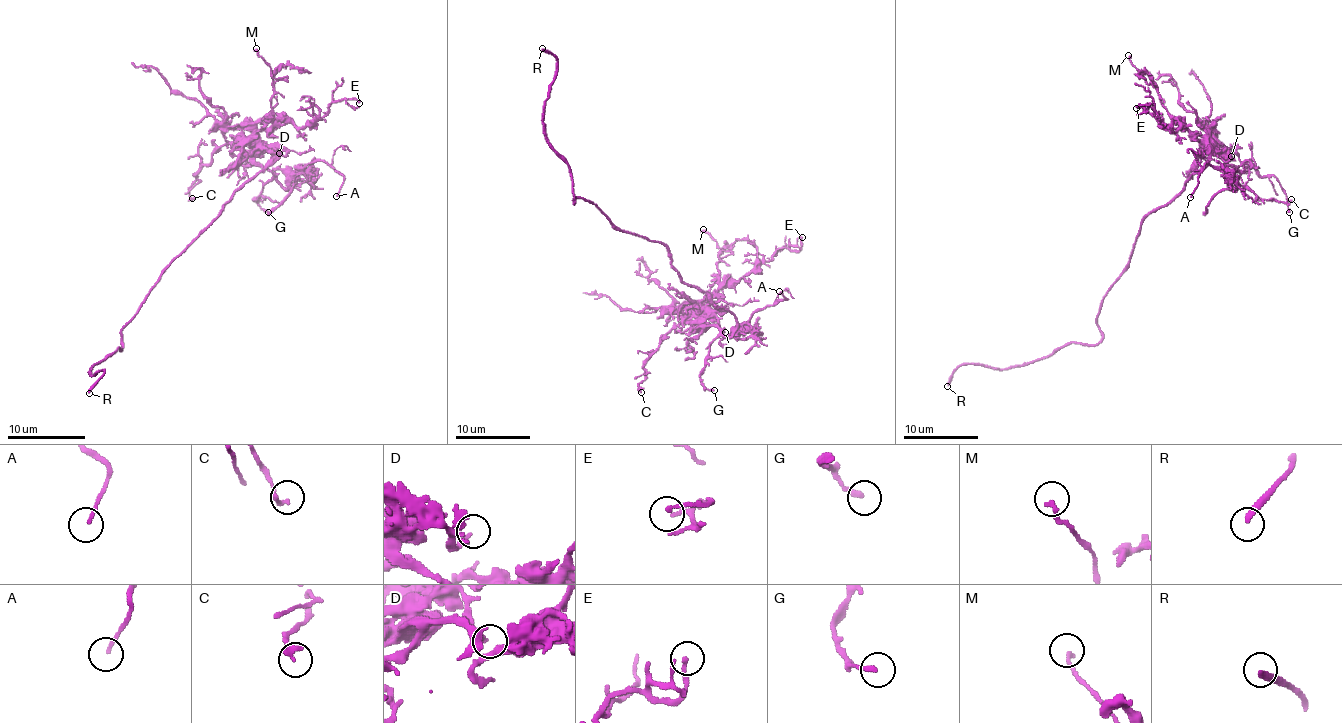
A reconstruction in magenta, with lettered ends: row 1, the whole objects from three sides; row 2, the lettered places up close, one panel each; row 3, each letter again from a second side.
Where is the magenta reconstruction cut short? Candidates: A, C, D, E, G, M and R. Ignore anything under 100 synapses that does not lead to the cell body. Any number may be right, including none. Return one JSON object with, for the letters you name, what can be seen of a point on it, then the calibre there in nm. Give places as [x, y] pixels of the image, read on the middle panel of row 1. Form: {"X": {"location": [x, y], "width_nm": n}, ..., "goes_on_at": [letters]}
{"R": {"location": [542, 48], "width_nm": 260}, "goes_on_at": ["R"]}

